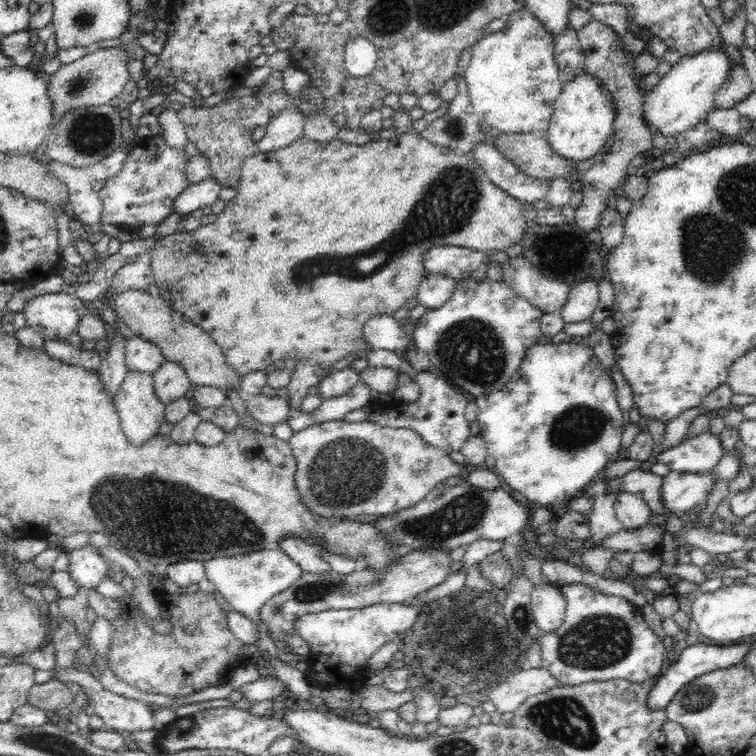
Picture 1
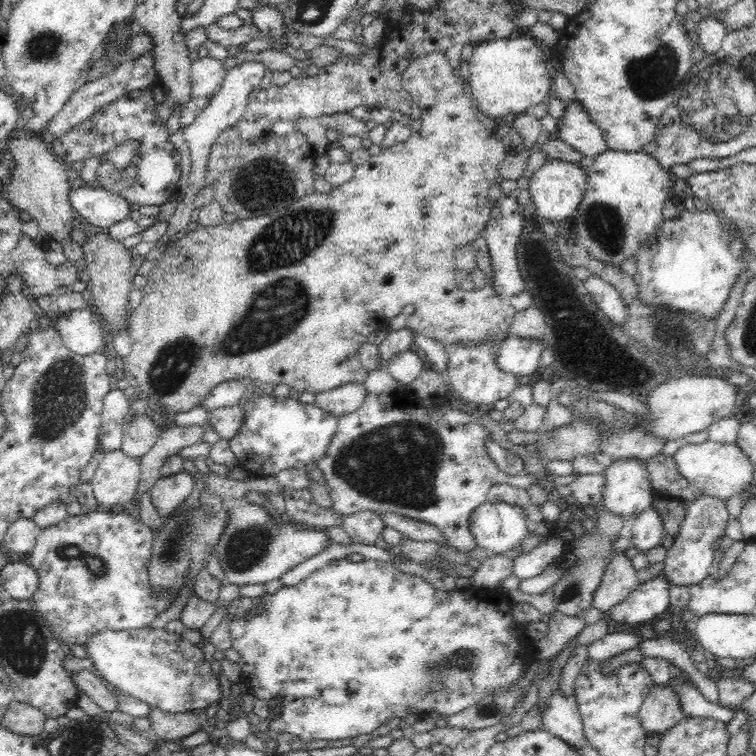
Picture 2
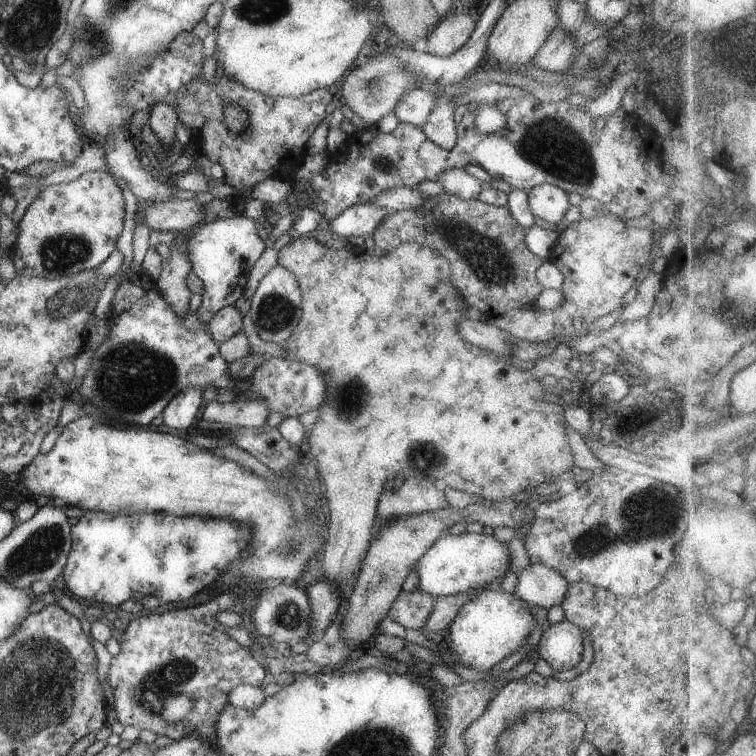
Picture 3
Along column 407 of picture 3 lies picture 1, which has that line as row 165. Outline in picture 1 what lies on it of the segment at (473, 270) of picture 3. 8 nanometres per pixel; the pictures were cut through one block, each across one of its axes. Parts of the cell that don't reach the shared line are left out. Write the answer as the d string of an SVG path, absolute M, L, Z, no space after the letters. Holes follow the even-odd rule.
M273 70L271 75L266 80L266 86L260 90L260 94L253 94L250 96L241 96L222 101L214 106L178 106L178 114L184 123L187 137L190 142L196 144L200 154L206 157L211 168L211 176L216 179L222 188L226 186L238 188L241 168L244 161L257 153L257 142L252 139L252 132L258 126L266 126L281 110L288 107L289 96L287 90L284 88L284 79L282 79L281 70Z

